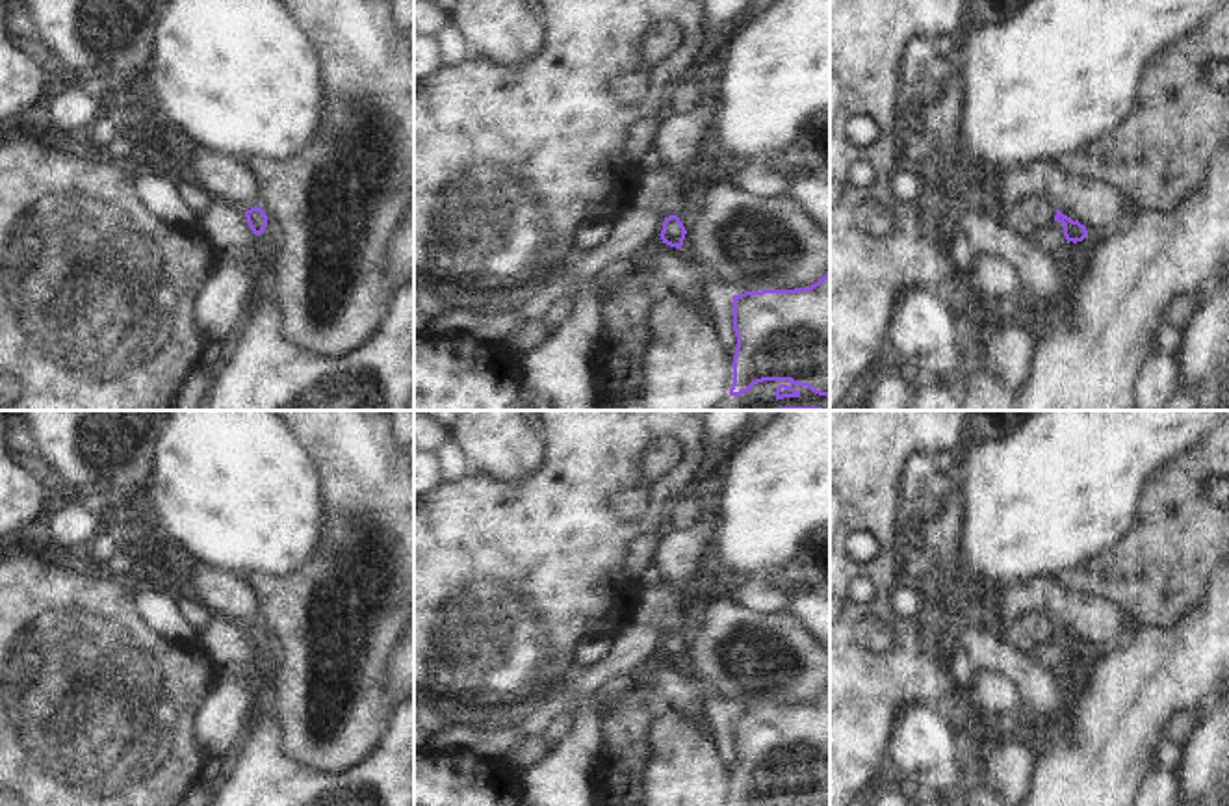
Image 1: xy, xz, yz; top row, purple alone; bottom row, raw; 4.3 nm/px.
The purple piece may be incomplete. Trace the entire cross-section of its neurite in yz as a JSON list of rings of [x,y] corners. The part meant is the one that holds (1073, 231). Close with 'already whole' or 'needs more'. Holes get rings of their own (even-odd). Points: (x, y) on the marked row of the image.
[[[1056,210],[1054,221],[1064,225],[1064,236],[1067,241],[1082,241],[1088,236],[1088,230],[1079,221],[1073,221],[1071,217],[1064,215],[1060,210]]]; already whole

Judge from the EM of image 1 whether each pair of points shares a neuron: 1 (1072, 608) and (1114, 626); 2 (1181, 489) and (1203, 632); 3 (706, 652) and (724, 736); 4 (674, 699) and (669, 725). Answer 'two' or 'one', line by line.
1: one
2: two
3: two
4: two

